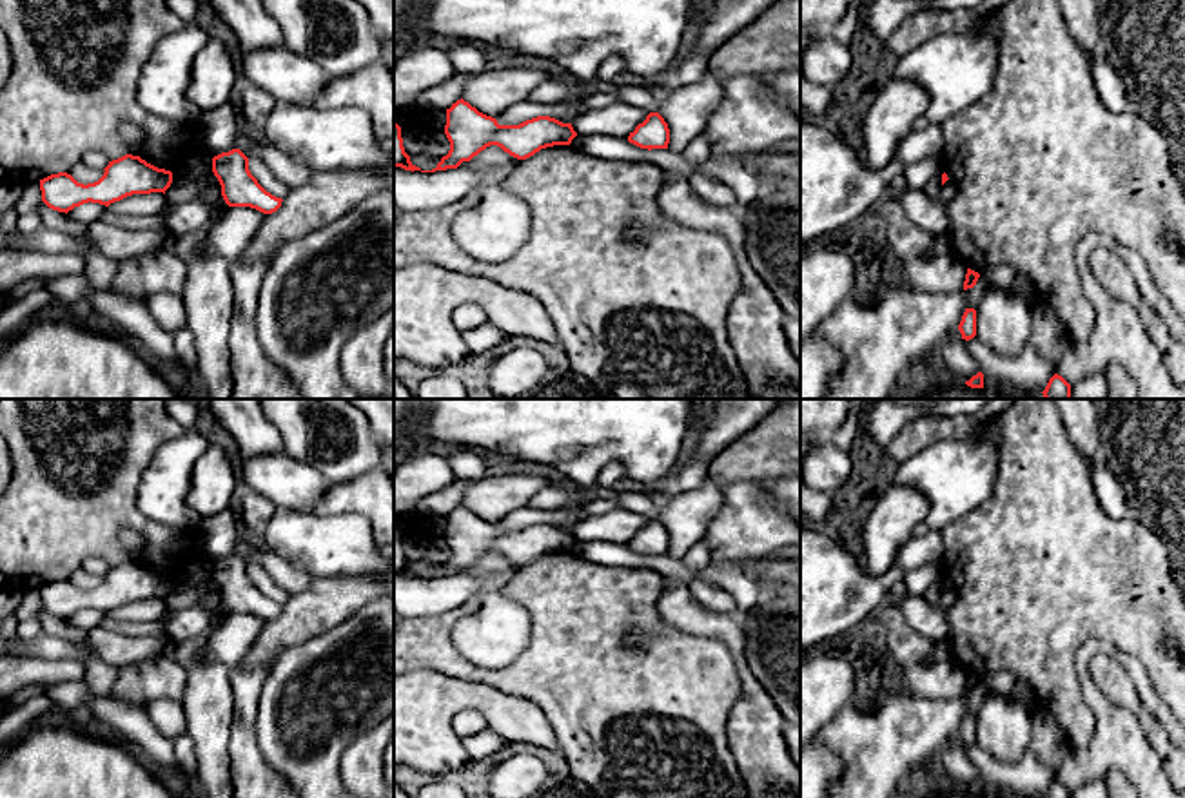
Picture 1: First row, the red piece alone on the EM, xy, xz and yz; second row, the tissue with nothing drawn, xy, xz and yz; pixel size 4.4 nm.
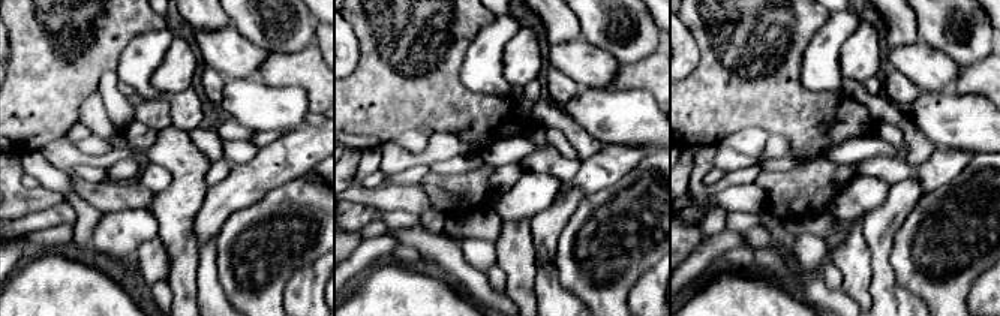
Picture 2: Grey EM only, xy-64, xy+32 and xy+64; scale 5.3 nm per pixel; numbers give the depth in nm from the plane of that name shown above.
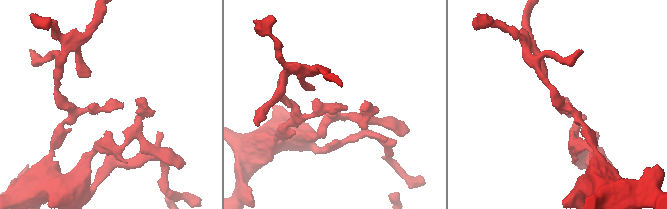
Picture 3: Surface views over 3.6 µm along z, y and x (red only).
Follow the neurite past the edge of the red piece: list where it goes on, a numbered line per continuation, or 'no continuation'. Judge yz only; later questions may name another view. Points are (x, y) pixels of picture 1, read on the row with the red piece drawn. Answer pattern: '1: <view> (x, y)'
no continuation

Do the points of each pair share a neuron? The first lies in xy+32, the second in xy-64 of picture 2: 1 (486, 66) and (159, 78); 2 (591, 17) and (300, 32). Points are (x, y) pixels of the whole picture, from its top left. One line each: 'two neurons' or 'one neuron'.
1: two neurons
2: one neuron

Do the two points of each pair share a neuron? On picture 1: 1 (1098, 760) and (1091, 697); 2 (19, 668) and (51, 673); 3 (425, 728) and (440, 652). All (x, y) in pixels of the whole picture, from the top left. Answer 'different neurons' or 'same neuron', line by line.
1: same neuron
2: same neuron
3: different neurons

